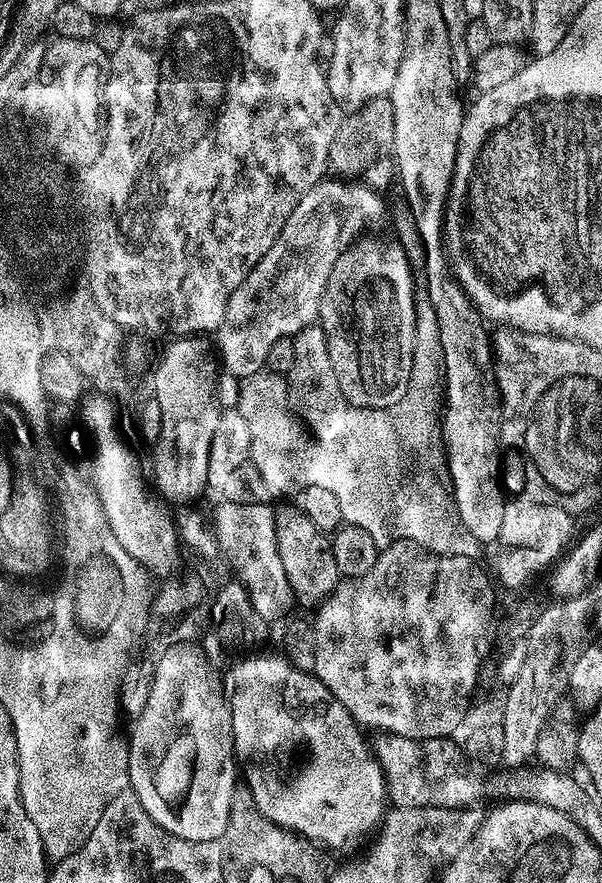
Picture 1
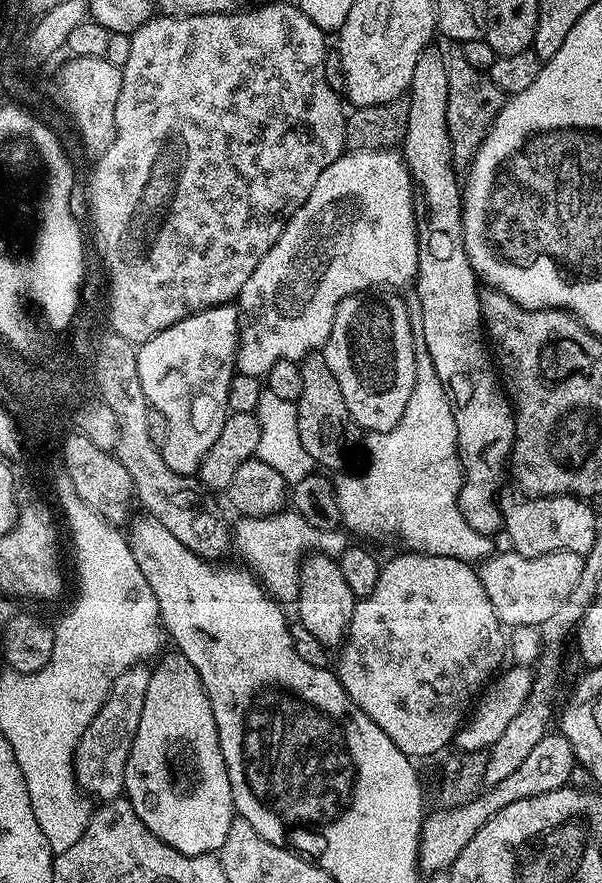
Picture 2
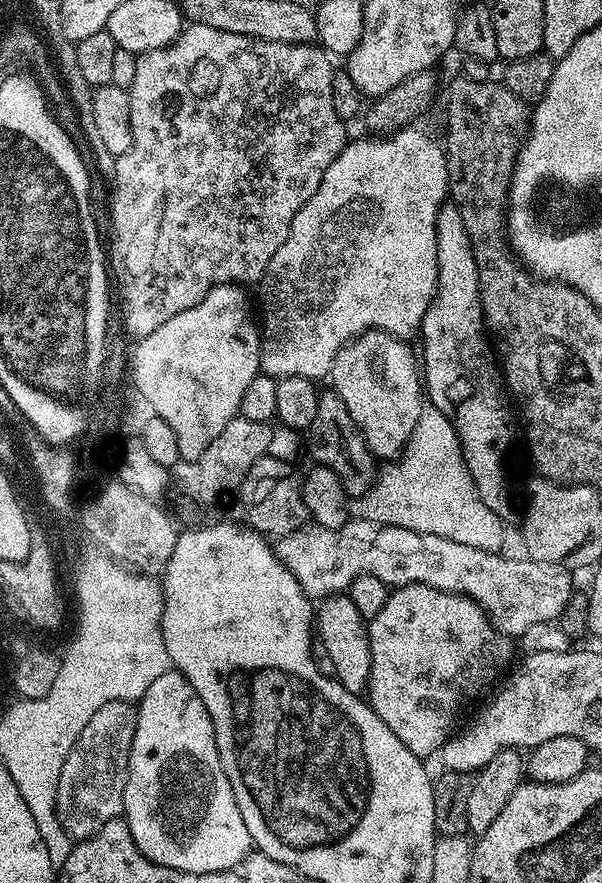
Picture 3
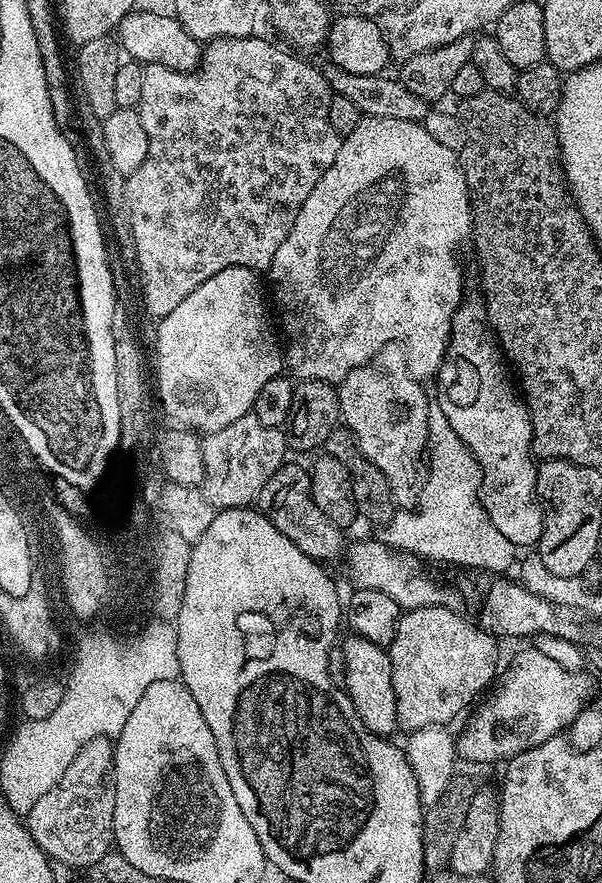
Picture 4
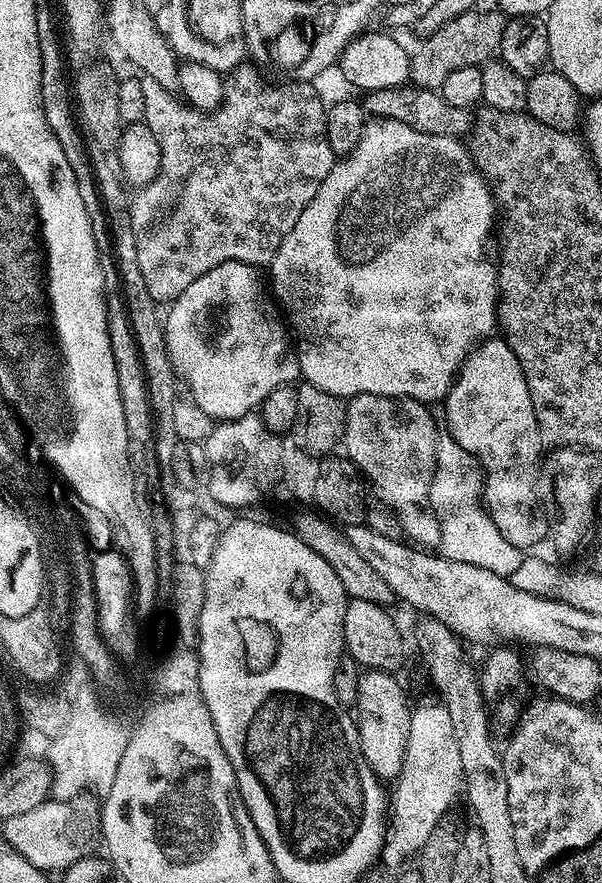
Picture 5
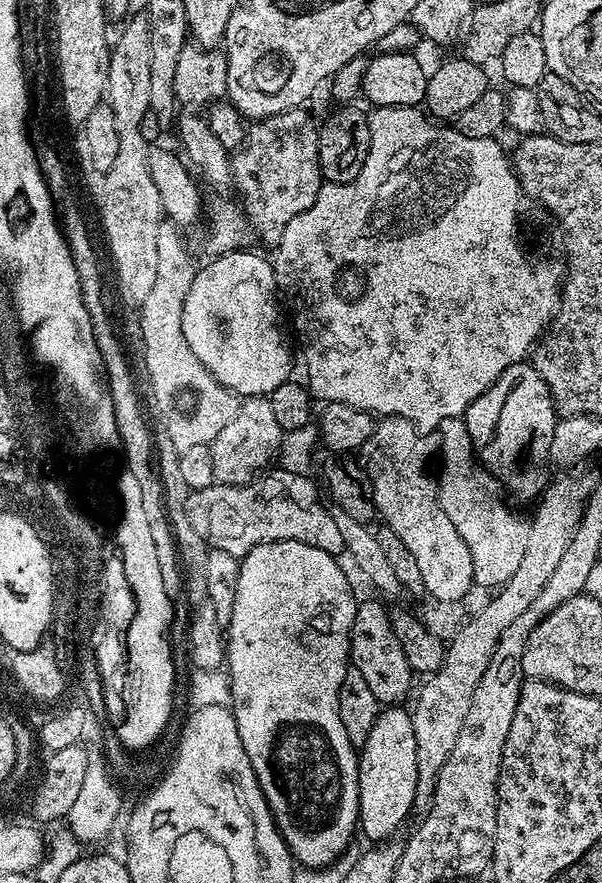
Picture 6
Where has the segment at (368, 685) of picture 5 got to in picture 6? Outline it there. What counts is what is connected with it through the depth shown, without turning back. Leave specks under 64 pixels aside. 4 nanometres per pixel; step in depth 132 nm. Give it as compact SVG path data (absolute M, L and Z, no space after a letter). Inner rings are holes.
M388 706L370 726L370 734L358 752L358 794L360 795L360 818L358 828L361 833L372 839L372 842L384 842L404 824L408 811L413 811L416 802L418 784L418 754L412 725L412 713L404 706Z

